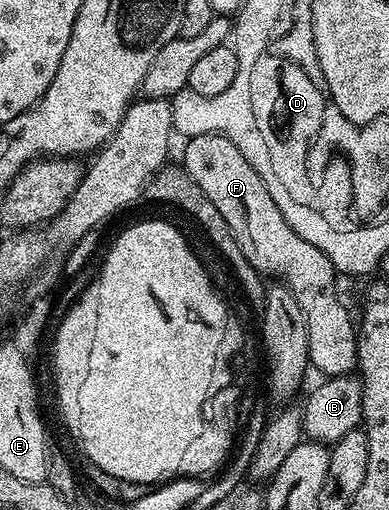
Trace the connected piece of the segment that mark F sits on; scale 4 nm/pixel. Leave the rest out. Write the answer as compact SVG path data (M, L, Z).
M206 133L190 138L184 145L187 146L183 149L182 169L221 211L249 263L258 273L278 279L286 285L293 299L297 299L297 307L301 307L307 328L310 368L312 365L320 369L324 378L350 374L357 365L357 325L354 320L351 322L346 307L339 302L333 263L320 249L293 231L291 224L281 215L277 203L273 203L261 175L253 171L249 159L237 151L228 137L220 133Z

